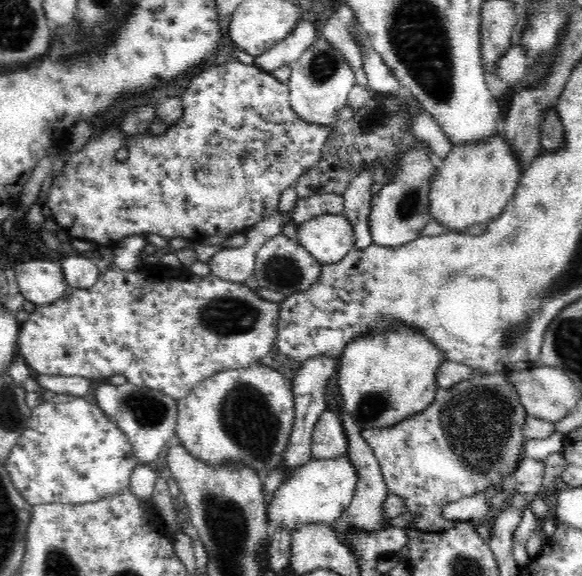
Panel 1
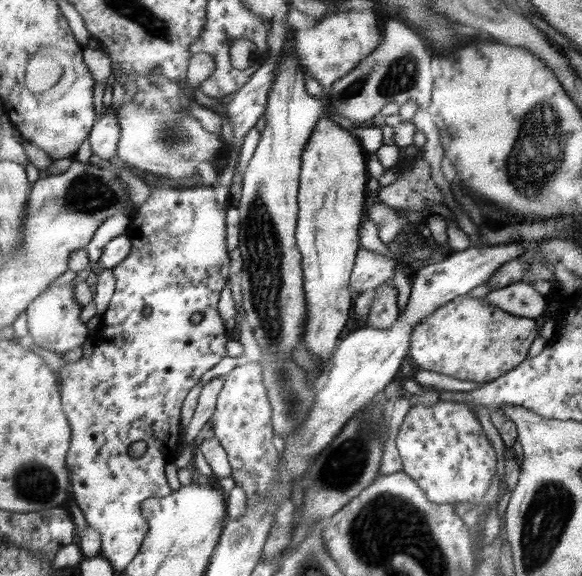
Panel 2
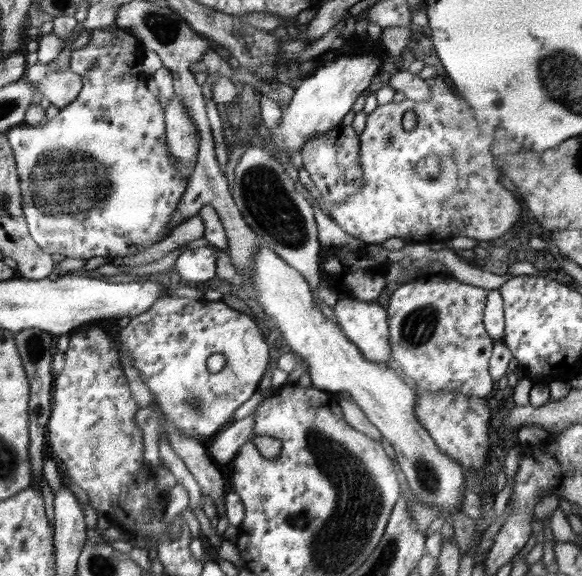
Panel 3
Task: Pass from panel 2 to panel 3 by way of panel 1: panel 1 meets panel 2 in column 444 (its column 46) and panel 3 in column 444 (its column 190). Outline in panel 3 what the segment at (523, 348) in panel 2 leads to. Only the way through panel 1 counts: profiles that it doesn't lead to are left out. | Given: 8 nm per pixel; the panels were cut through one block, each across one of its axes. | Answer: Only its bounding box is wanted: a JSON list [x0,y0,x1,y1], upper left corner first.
[386,272,494,398]

